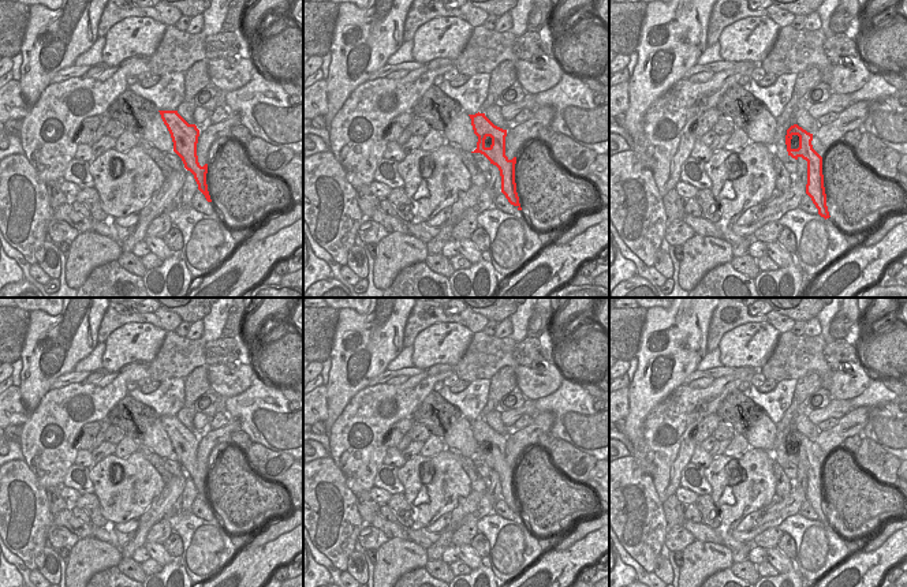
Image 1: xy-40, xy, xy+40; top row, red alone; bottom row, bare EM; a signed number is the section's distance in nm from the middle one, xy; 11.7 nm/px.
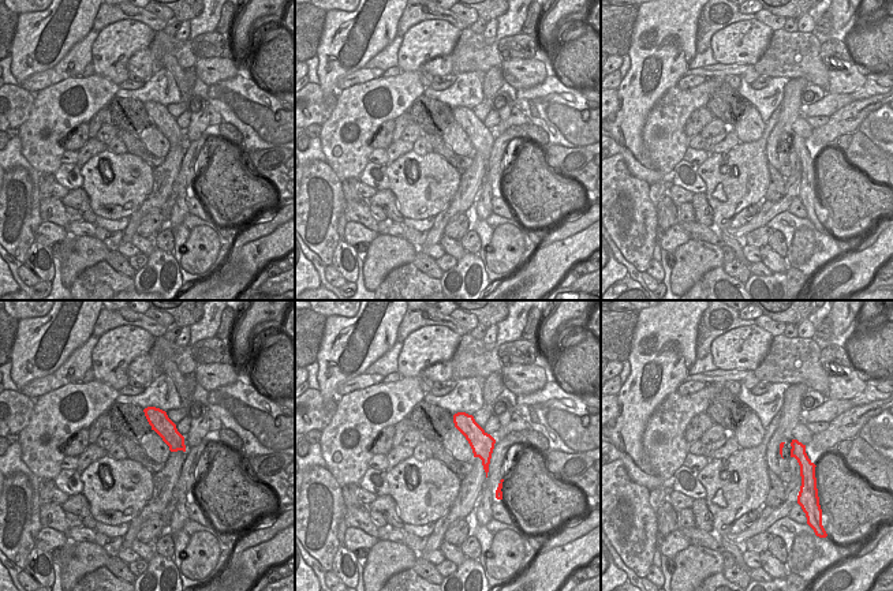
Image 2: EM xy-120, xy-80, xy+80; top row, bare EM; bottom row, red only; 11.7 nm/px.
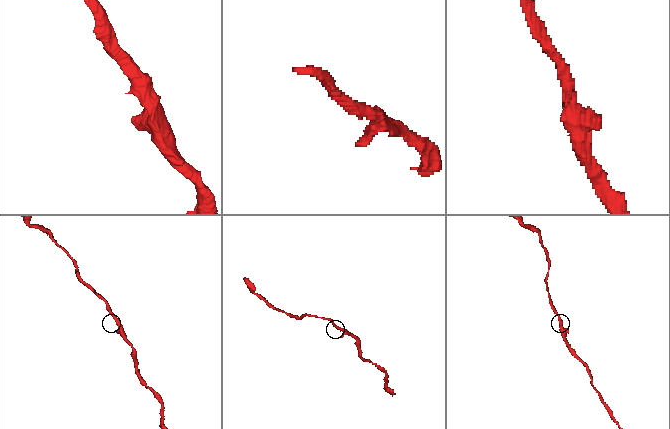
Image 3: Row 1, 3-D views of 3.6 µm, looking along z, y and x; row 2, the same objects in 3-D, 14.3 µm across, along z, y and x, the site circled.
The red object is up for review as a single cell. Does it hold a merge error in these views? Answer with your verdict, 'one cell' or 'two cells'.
one cell

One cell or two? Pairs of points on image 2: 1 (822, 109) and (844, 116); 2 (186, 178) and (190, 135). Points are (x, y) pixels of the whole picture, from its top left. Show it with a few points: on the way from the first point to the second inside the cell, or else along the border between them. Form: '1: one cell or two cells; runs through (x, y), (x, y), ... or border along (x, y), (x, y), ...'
1: two cells; border along (854, 101), (839, 108), (829, 118)
2: two cells; border along (209, 128), (198, 138), (186, 141)

